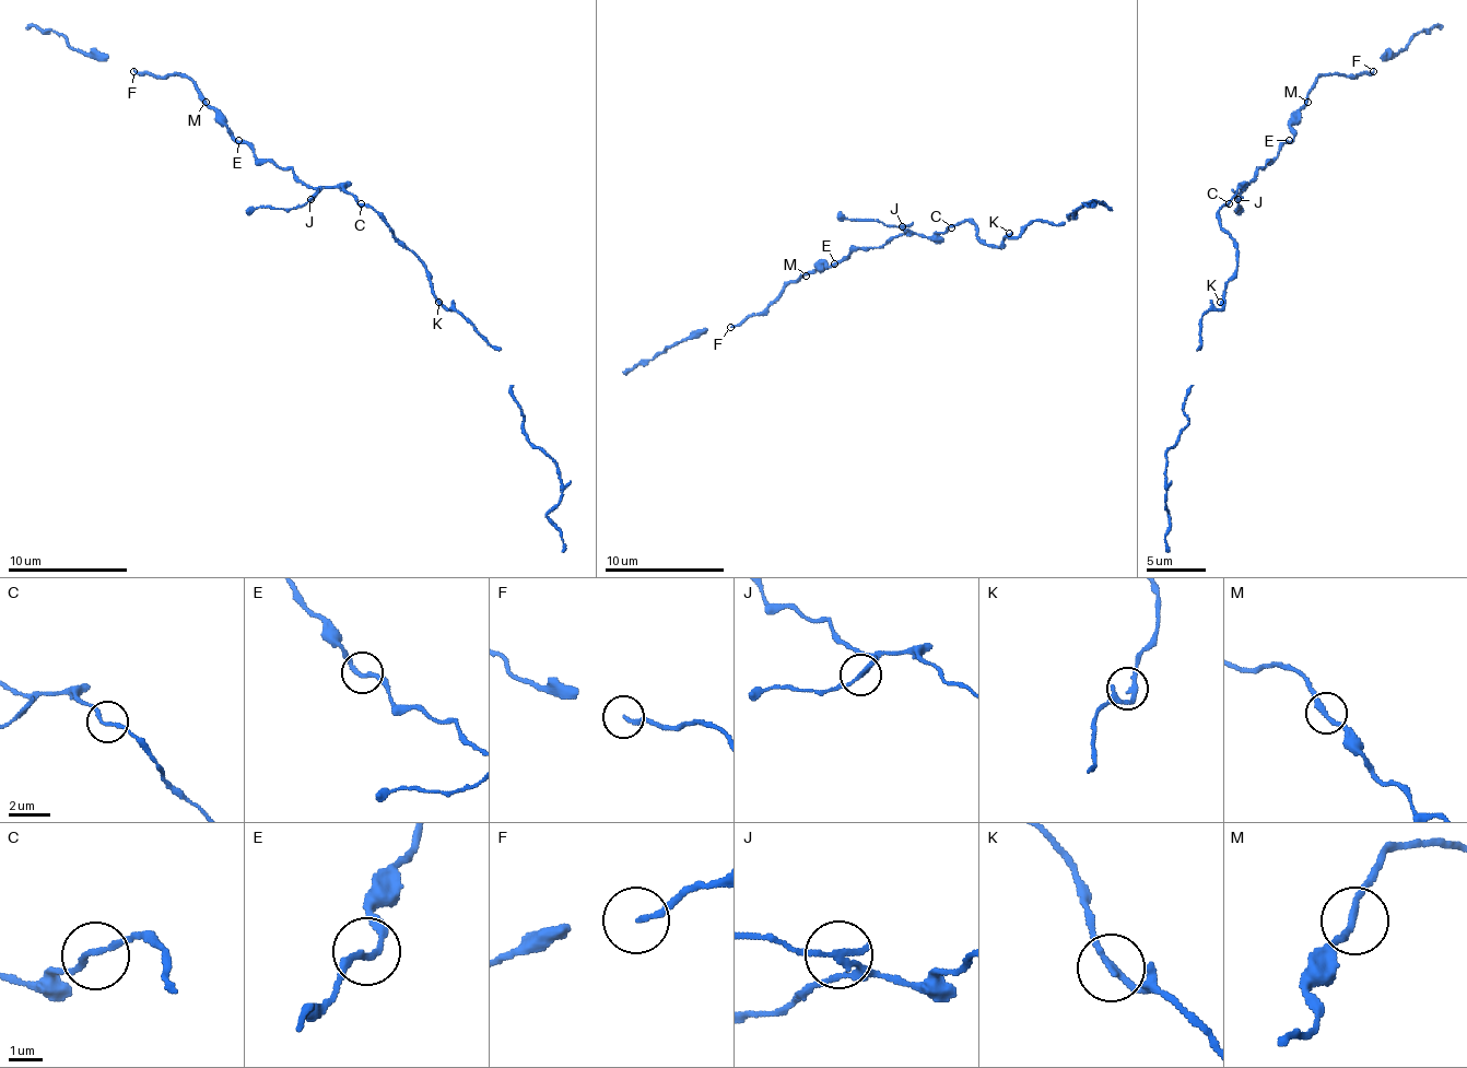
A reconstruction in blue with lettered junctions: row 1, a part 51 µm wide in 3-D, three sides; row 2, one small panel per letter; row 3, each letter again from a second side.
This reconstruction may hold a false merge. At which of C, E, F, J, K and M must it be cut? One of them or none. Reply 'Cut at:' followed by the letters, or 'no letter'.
Cut at: J

